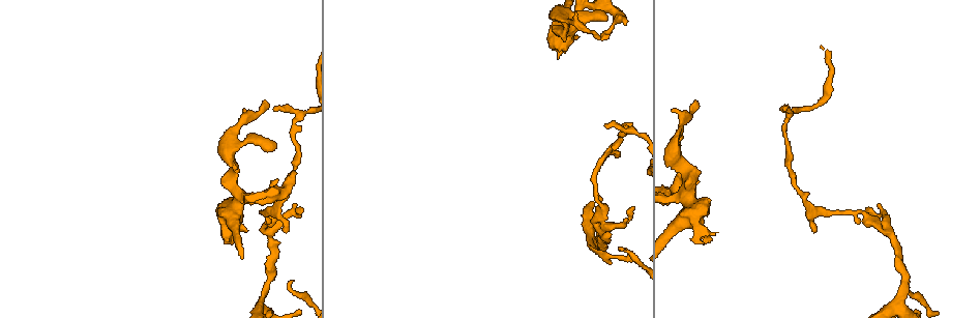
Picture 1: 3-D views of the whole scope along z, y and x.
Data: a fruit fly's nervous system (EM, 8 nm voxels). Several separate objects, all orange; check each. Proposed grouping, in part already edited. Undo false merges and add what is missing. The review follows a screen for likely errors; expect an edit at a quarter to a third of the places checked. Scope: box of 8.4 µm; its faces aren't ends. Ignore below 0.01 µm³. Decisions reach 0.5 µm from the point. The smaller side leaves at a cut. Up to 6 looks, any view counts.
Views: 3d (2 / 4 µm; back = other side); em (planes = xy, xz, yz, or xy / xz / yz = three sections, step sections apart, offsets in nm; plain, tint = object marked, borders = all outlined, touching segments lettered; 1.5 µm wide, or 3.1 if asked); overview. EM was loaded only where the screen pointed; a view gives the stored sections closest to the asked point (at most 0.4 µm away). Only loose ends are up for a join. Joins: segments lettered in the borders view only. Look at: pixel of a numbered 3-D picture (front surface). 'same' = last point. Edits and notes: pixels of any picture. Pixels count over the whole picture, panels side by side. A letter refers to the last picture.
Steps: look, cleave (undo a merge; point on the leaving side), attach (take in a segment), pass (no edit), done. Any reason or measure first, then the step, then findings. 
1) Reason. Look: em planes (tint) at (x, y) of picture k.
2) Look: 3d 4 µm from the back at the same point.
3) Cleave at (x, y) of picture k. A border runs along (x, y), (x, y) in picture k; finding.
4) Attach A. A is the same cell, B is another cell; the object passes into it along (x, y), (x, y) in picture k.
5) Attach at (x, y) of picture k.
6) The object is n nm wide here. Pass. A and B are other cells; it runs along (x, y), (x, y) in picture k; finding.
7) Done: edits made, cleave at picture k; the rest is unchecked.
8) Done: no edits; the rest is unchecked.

Branch stops here. Look: em planes (borders) at (817, 230) of picture 1.

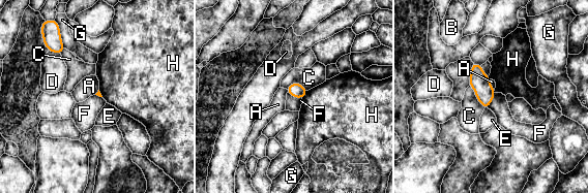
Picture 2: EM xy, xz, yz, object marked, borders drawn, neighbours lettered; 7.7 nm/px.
The longest contact is with C, 220 nm. Pass. A, B, C, D, E, F, G and H are other cells; none of them fits.

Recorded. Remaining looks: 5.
Arms part here. Look: em planes (tint) at (226, 150) of picture 1.

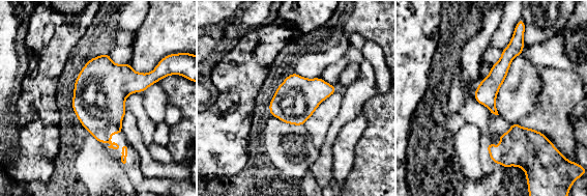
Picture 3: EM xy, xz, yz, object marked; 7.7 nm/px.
Look: em planes (borders) at the same point.

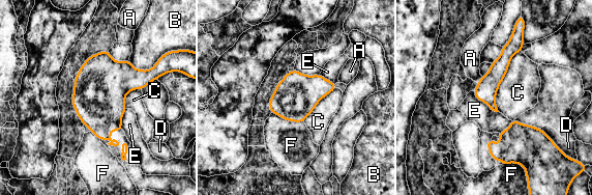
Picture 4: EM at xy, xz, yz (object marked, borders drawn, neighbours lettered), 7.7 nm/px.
Pass. A, B, C, D, E and F are other cells; continuous, no second neuron.

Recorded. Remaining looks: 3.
An open end. Look: 3d 2 µm at (293, 170) of picture 1.

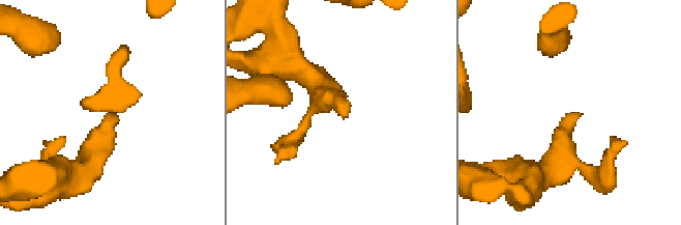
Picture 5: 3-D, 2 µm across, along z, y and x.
Need the tissue. Look: em xy step 8 (tint) at (116, 112) of picture 5.

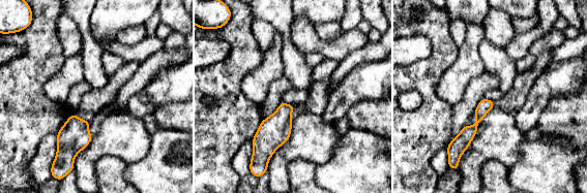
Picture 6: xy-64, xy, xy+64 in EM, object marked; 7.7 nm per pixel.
Look: em planes (borders) at the same point.

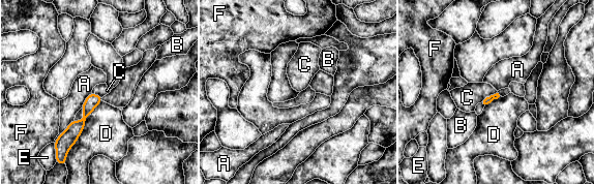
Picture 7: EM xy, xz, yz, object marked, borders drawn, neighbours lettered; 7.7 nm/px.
Pass. A, B, C, D, E and F are other cells; it runs along (98, 98), (66, 144) in picture 7; none of them fits.

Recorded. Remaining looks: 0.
Done: no edits; the rest is unchecked.

